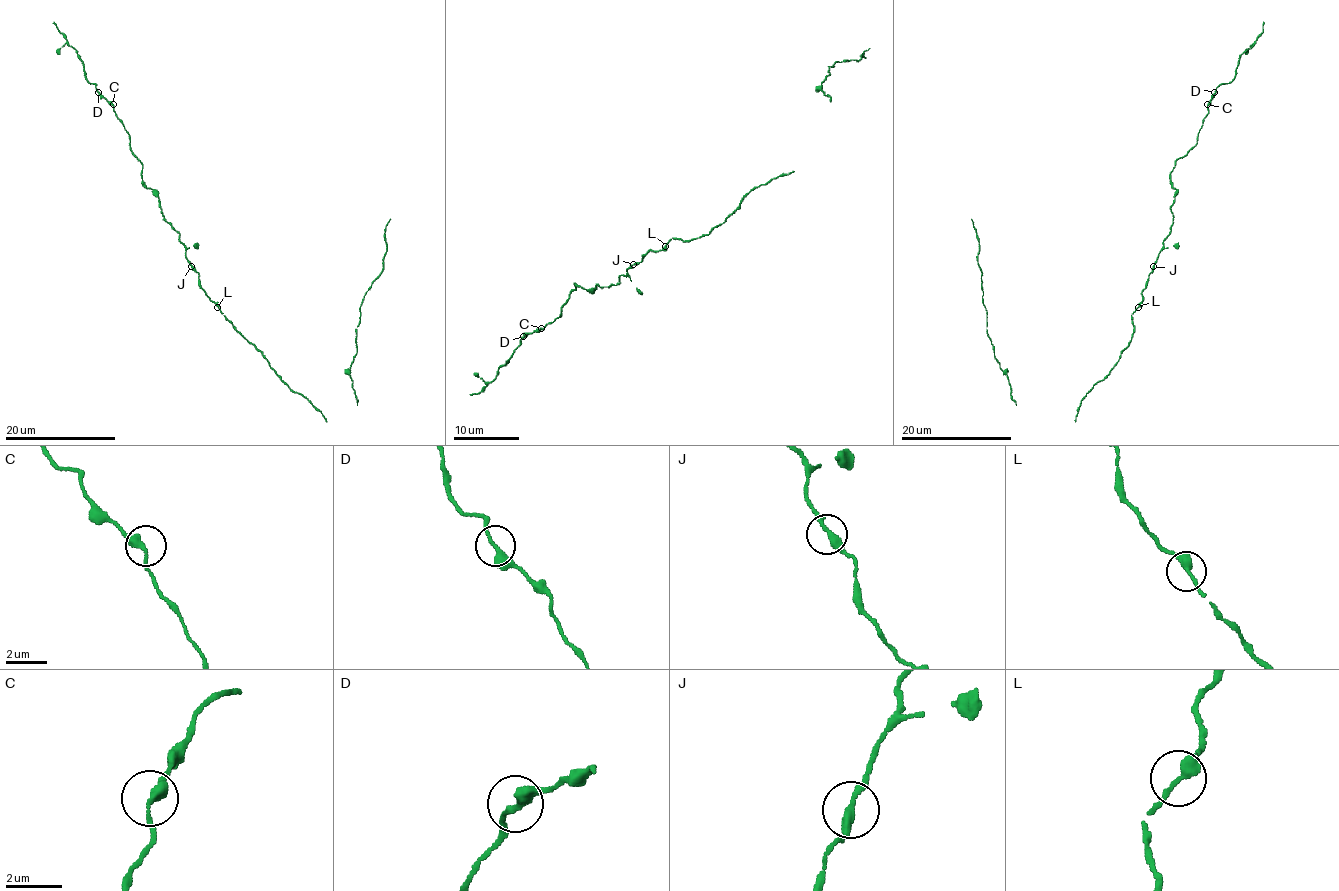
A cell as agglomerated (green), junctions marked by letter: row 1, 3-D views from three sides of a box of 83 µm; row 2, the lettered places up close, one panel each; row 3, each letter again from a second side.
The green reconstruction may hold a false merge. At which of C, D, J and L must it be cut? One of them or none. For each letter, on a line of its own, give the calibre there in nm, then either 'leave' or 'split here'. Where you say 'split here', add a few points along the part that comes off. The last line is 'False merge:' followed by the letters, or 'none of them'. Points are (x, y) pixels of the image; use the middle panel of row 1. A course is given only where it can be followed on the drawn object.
C: 320 nm | leave
D: 300 nm | leave
J: 280 nm | leave
L: 320 nm | leave
False merge: none of them

